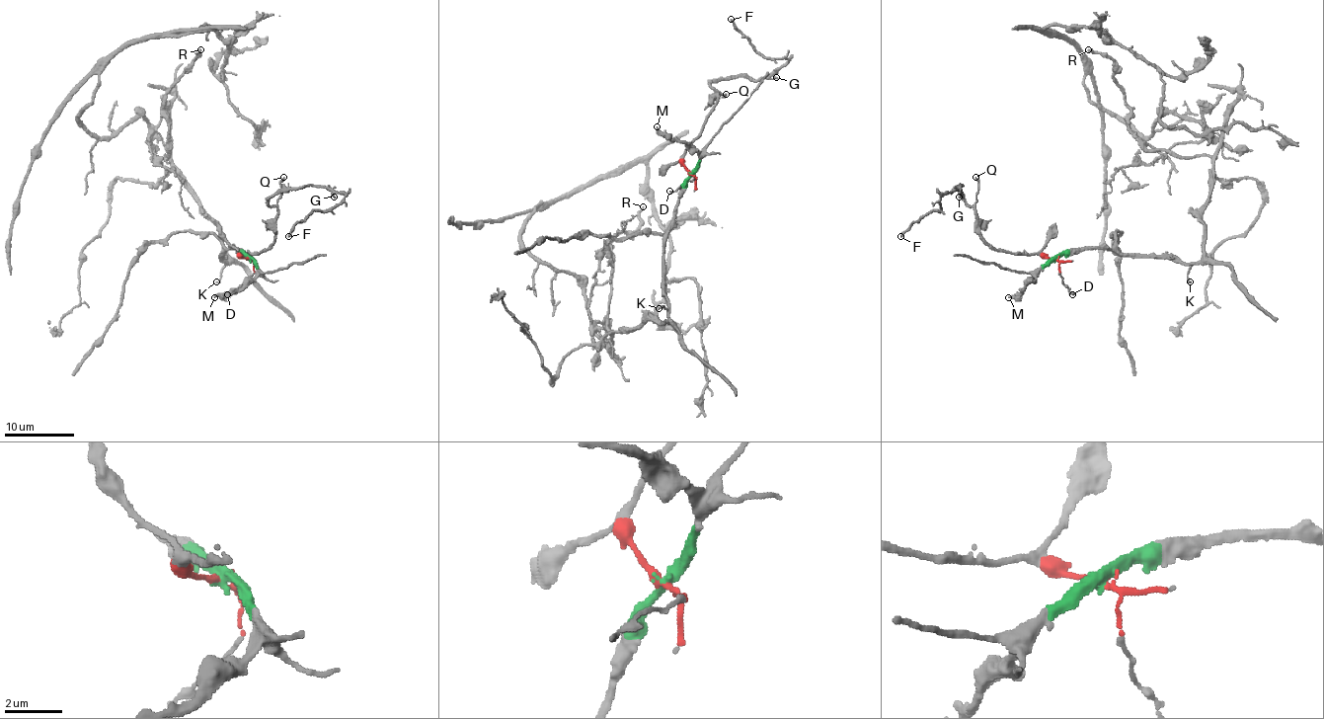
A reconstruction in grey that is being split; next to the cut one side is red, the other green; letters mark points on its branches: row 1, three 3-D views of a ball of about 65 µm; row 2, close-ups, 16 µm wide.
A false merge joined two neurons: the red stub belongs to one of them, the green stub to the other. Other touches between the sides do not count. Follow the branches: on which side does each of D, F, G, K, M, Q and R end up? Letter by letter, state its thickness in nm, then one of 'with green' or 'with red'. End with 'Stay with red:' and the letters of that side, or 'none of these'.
D: 130 nm | with red
F: 200 nm | with red
G: 120 nm | with red
K: 150 nm | with green
M: 170 nm | with green
Q: 150 nm | with red
R: 190 nm | with green
Stay with red: D, F, G, Q

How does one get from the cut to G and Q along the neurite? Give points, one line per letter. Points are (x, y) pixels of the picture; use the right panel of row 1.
G: (1054, 259), (995, 251), (980, 233), (976, 210), (958, 190), (961, 185), (960, 197)
Q: (1054, 259), (995, 251), (980, 233), (974, 208), (978, 181), (974, 178)

